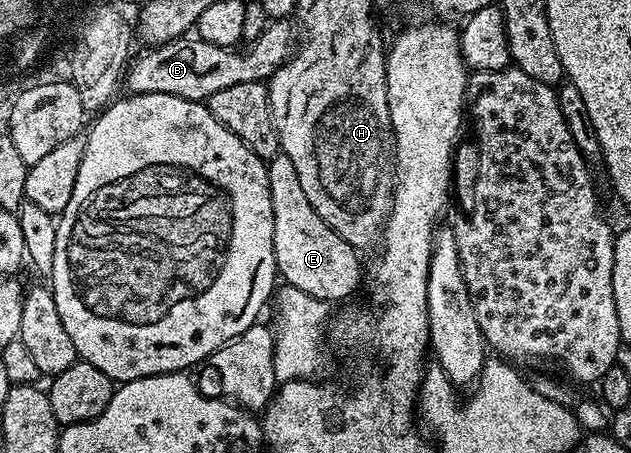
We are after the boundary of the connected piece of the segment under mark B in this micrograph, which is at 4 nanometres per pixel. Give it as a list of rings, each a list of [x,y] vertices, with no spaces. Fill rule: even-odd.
[[[272,21],[257,39],[251,40],[245,51],[210,45],[198,37],[173,39],[171,43],[153,46],[141,59],[133,58],[127,64],[127,90],[133,95],[166,93],[183,99],[207,101],[214,93],[230,85],[242,85],[246,81],[258,83],[271,79],[272,74],[292,58],[297,35],[297,28],[291,22]]]

